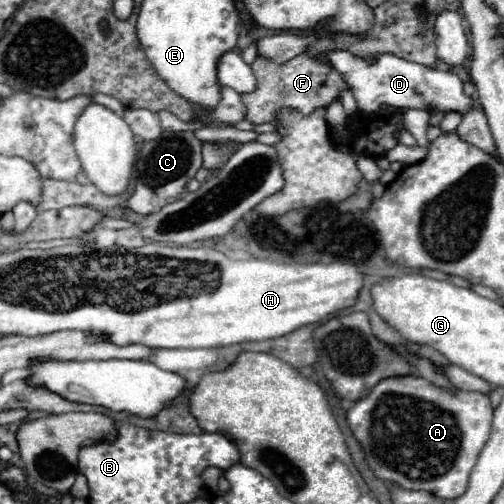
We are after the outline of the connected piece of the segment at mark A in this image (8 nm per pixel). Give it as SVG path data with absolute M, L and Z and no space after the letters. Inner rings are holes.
M420 375L388 377L372 387L372 391L358 399L346 413L354 437L360 441L370 469L384 481L392 481L402 489L430 491L442 499L456 499L468 487L468 477L476 459L490 437L492 405L490 395L478 391L450 393L432 385Z

